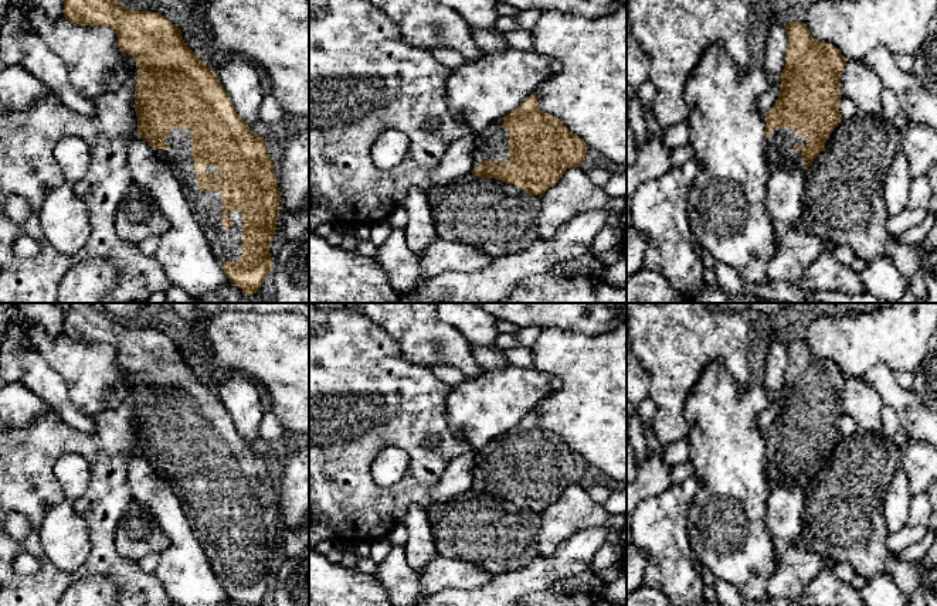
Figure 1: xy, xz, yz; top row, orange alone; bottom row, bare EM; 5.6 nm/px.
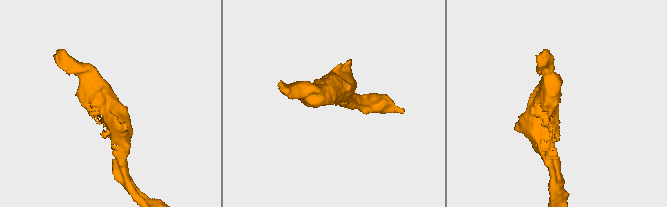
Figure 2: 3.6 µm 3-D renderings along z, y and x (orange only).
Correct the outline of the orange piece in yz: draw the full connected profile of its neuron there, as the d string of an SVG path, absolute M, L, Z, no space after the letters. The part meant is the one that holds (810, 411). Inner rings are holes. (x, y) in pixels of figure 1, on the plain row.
M805 340L787 341L787 351L790 362L781 389L780 413L764 435L767 473L771 486L784 484L805 491L814 476L825 467L825 459L842 438L841 392L846 377L835 362L814 355Z

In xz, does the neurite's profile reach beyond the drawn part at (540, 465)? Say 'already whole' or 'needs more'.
needs more

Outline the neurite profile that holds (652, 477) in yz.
M652 449L638 460L632 481L627 481L627 547L632 545L632 517L638 505L659 496L672 484L671 464Z

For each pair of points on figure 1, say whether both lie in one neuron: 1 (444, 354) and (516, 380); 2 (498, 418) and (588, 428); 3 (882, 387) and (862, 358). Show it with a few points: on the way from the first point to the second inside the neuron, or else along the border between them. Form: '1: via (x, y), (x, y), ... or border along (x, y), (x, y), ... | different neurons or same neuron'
1: border along (485, 371), (465, 378) | different neurons
2: border along (559, 390), (545, 397), (532, 409) | different neurons
3: border along (893, 371), (885, 366), (873, 366), (861, 377) | different neurons

